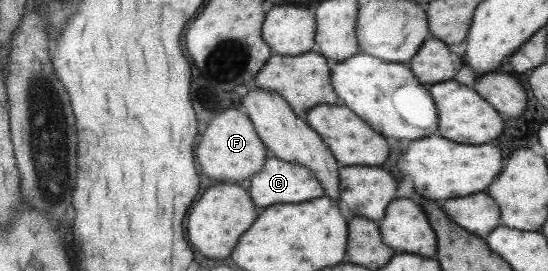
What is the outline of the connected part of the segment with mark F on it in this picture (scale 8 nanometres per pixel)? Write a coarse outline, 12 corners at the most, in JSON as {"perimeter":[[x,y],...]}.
{"perimeter":[[239,108],[215,116],[195,148],[213,180],[245,180],[269,156]]}

